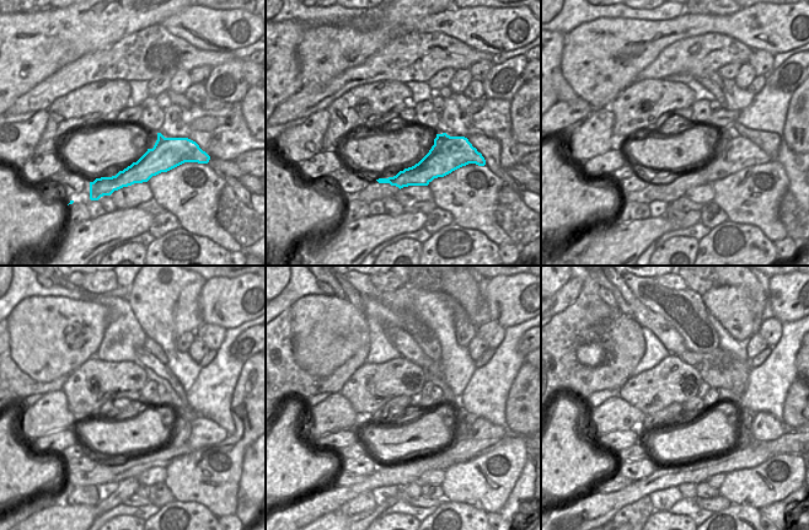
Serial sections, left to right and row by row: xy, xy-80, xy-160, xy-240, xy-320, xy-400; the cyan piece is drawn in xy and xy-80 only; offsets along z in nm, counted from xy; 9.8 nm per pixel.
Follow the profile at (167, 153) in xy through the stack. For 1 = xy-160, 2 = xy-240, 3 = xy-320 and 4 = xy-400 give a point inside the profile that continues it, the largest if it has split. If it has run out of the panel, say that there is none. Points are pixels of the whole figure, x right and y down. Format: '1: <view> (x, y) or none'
1: xy-160 (732, 153)
2: xy-240 (199, 433)
3: xy-320 (481, 428)
4: xy-400 (765, 427)

